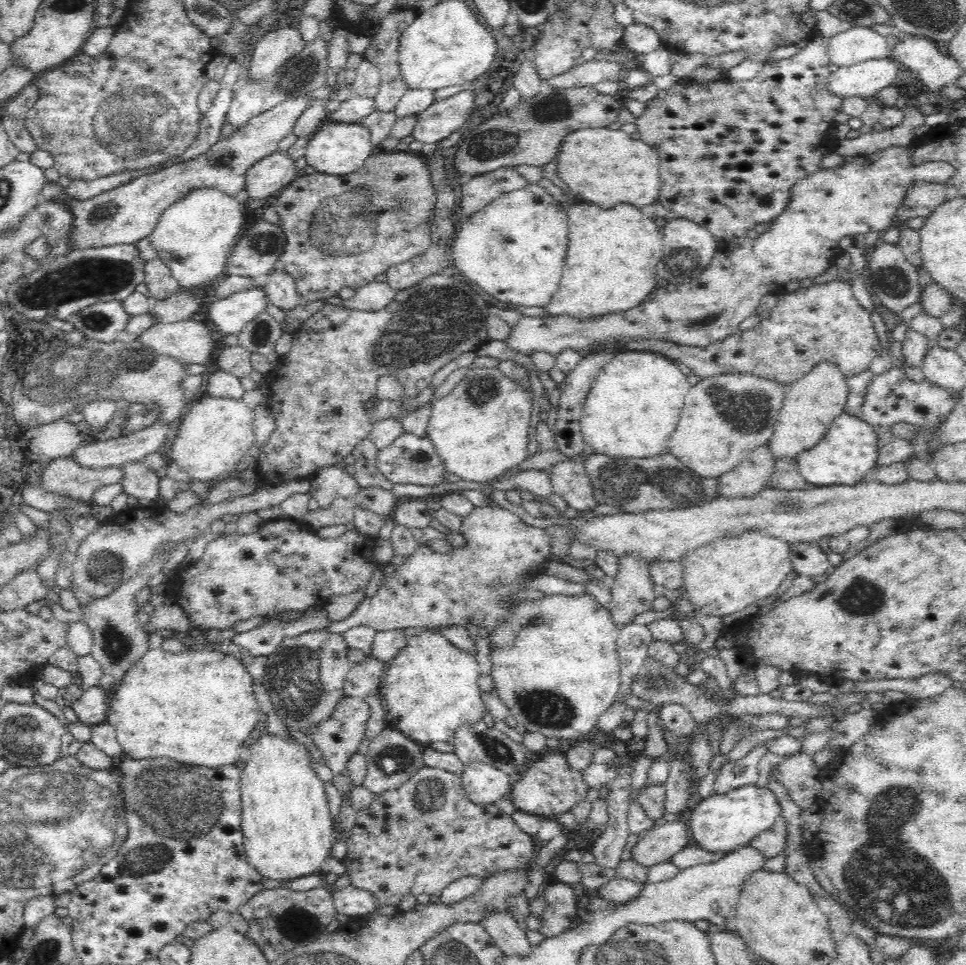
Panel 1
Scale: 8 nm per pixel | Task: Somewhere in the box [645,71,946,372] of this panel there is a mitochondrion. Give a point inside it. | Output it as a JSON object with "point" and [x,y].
{"point":[892,283]}

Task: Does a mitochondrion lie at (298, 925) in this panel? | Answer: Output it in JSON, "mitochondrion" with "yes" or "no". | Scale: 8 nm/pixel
{"mitochondrion":"yes"}

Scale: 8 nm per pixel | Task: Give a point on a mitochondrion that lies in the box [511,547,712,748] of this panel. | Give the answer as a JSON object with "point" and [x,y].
{"point":[660,684]}

